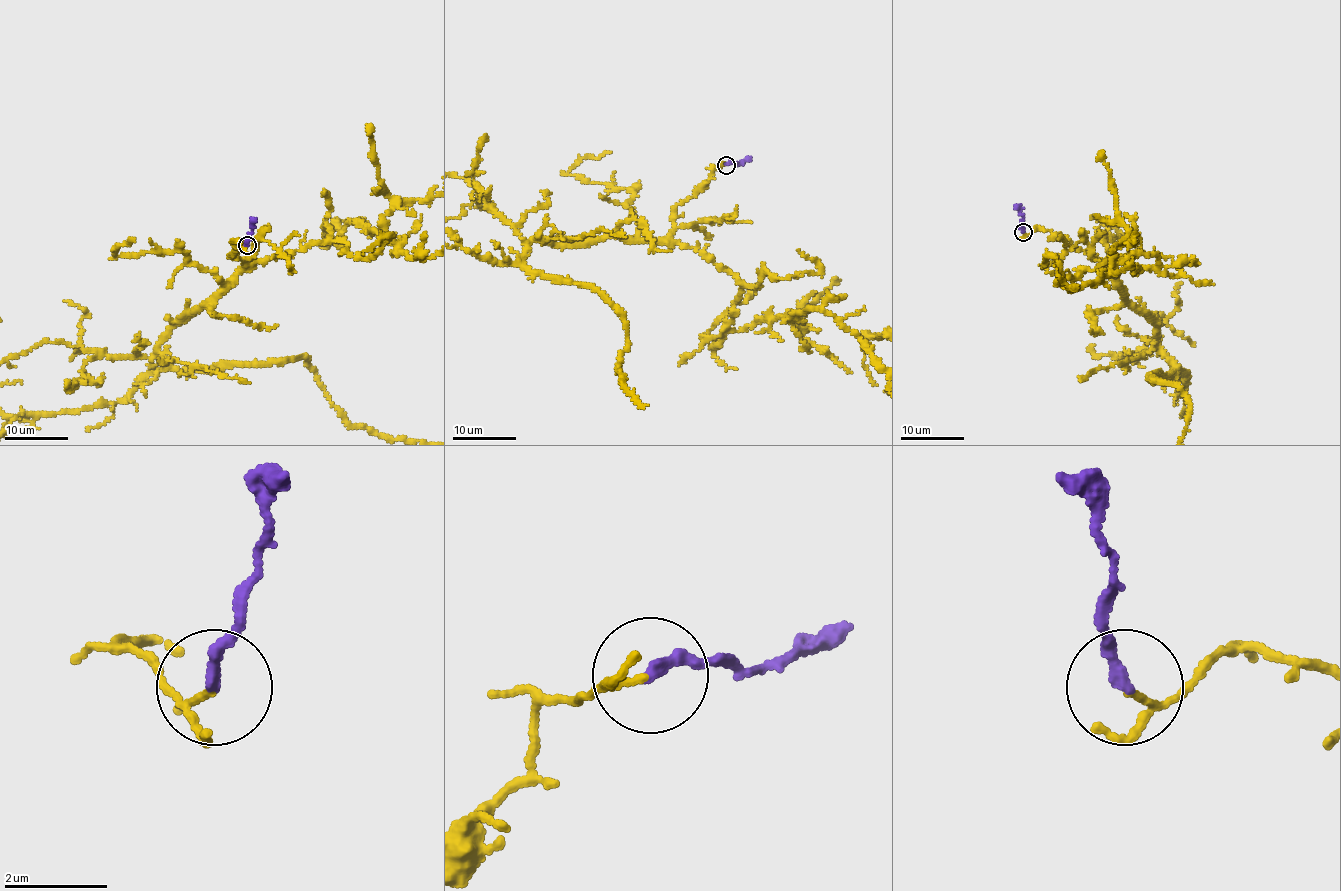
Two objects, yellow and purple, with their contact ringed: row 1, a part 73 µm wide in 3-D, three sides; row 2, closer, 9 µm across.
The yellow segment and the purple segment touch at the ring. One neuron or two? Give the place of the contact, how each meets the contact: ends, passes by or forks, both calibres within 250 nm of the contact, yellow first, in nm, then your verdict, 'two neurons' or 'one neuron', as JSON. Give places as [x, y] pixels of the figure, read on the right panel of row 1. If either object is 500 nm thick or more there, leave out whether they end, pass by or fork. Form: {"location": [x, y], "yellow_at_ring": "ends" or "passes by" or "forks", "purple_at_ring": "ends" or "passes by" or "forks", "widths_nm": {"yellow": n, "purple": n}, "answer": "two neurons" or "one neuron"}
{"location": [1023, 232], "yellow_at_ring": "passes by", "purple_at_ring": "ends", "widths_nm": {"yellow": 80, "purple": 220}, "answer": "two neurons"}

